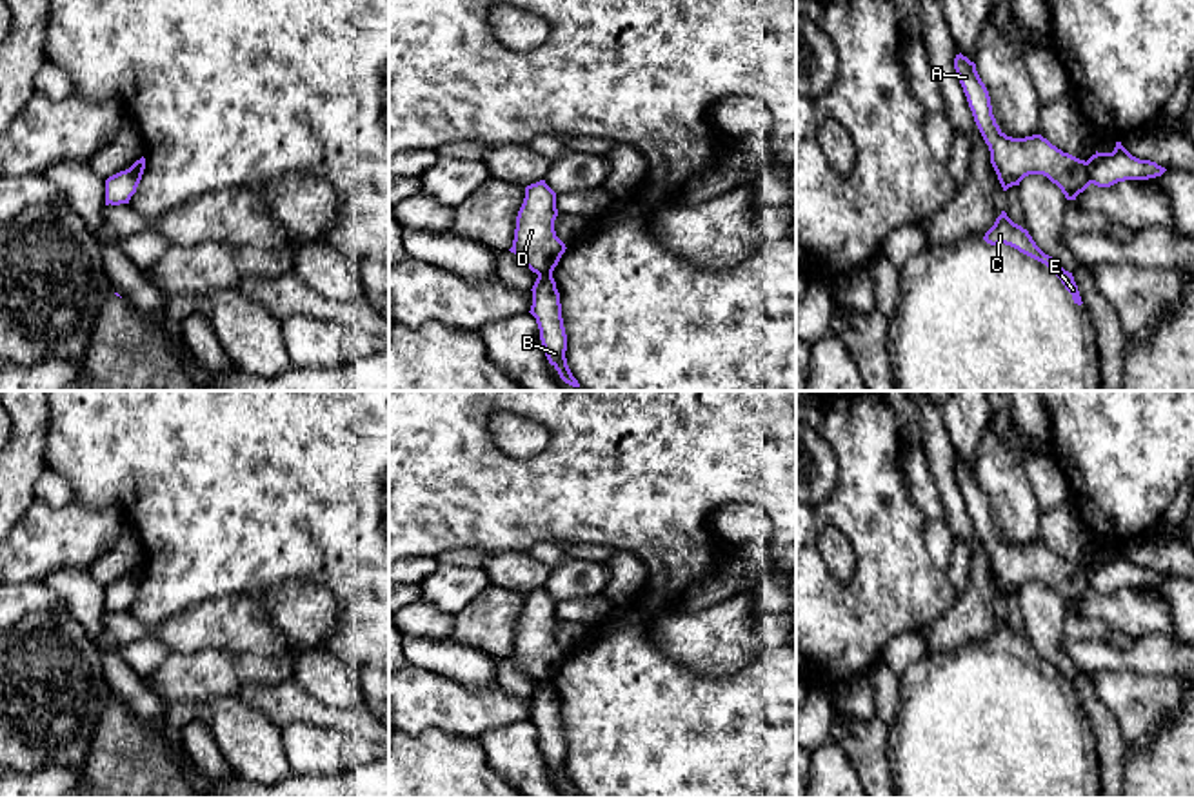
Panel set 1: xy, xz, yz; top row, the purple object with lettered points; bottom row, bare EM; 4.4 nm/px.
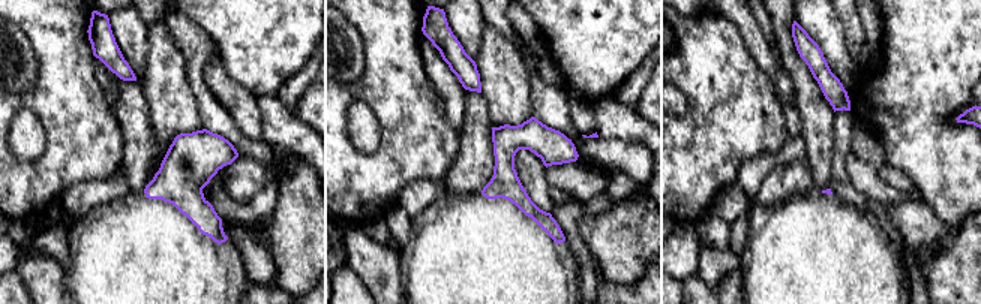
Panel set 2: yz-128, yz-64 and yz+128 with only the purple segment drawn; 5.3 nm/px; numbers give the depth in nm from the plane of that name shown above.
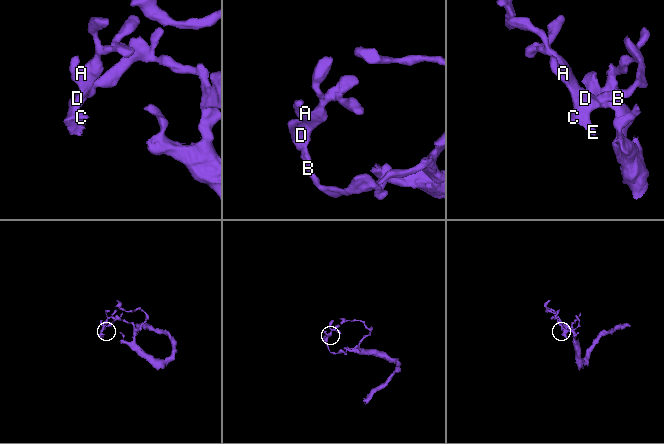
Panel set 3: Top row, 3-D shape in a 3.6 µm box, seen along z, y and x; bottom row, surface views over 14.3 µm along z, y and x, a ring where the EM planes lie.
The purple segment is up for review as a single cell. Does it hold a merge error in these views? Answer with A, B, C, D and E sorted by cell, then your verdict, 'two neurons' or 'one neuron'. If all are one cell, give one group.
groups A C D E / B; two neurons

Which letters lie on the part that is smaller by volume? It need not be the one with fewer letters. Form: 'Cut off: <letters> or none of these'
Cut off: A, C, D, E

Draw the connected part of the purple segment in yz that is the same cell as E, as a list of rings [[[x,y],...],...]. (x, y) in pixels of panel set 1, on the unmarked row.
[[[1005,618],[996,625],[994,633],[985,640],[983,647],[990,653],[1005,651],[1020,660],[1045,671],[1056,680],[1065,696],[1072,702],[1074,711],[1081,713],[1081,703],[1072,680],[1065,678],[1052,663],[1045,662],[1027,636],[1014,631]]]

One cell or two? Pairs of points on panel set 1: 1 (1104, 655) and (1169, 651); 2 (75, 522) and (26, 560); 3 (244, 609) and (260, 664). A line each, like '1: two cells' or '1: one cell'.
1: one cell
2: one cell
3: two cells

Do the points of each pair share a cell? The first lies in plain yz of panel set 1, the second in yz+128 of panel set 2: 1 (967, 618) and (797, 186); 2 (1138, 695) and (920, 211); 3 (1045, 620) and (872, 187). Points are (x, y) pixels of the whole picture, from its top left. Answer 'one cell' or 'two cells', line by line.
1: one cell
2: one cell
3: two cells

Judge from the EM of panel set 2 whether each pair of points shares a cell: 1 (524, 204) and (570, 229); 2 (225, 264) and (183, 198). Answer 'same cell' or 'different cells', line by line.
1: same cell
2: same cell

